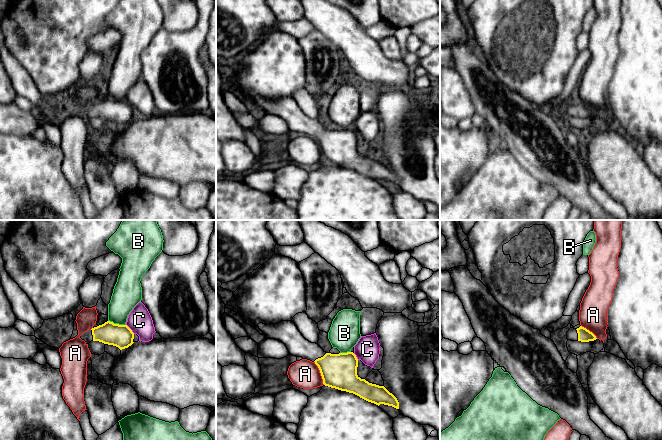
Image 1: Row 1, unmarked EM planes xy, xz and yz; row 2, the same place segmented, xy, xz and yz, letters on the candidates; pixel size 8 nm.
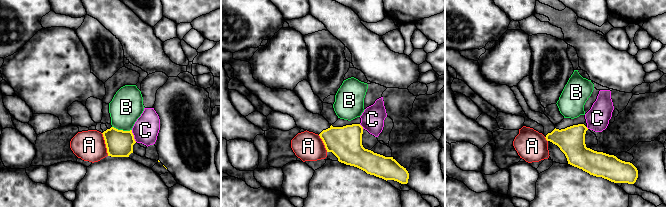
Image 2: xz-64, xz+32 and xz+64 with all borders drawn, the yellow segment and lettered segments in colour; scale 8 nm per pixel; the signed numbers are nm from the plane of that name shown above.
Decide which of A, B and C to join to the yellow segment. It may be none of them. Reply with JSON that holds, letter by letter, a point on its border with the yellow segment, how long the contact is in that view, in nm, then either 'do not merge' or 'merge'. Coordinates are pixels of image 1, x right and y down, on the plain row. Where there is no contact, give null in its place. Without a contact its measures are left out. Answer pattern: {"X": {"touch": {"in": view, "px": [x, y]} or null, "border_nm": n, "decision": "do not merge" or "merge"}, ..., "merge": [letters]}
{"A": {"touch": {"in": "xz", "px": [320, 148]}, "border_nm": 200, "decision": "do not merge"}, "B": {"touch": {"in": "xy", "px": [117, 100]}, "border_nm": 150, "decision": "do not merge"}, "C": {"touch": {"in": "xy", "px": [130, 105]}, "border_nm": 100, "decision": "do not merge"}, "merge": []}

